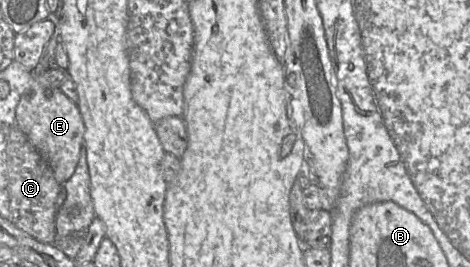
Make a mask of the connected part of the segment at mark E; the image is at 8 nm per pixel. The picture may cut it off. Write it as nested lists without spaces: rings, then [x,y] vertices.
[[[56,26],[56,33],[46,44],[38,69],[34,72],[33,82],[21,96],[16,107],[16,125],[45,158],[53,170],[57,182],[63,185],[74,174],[79,162],[85,128],[77,104],[71,101],[59,88],[38,79],[41,72],[58,68],[55,60],[55,49],[58,42]]]

